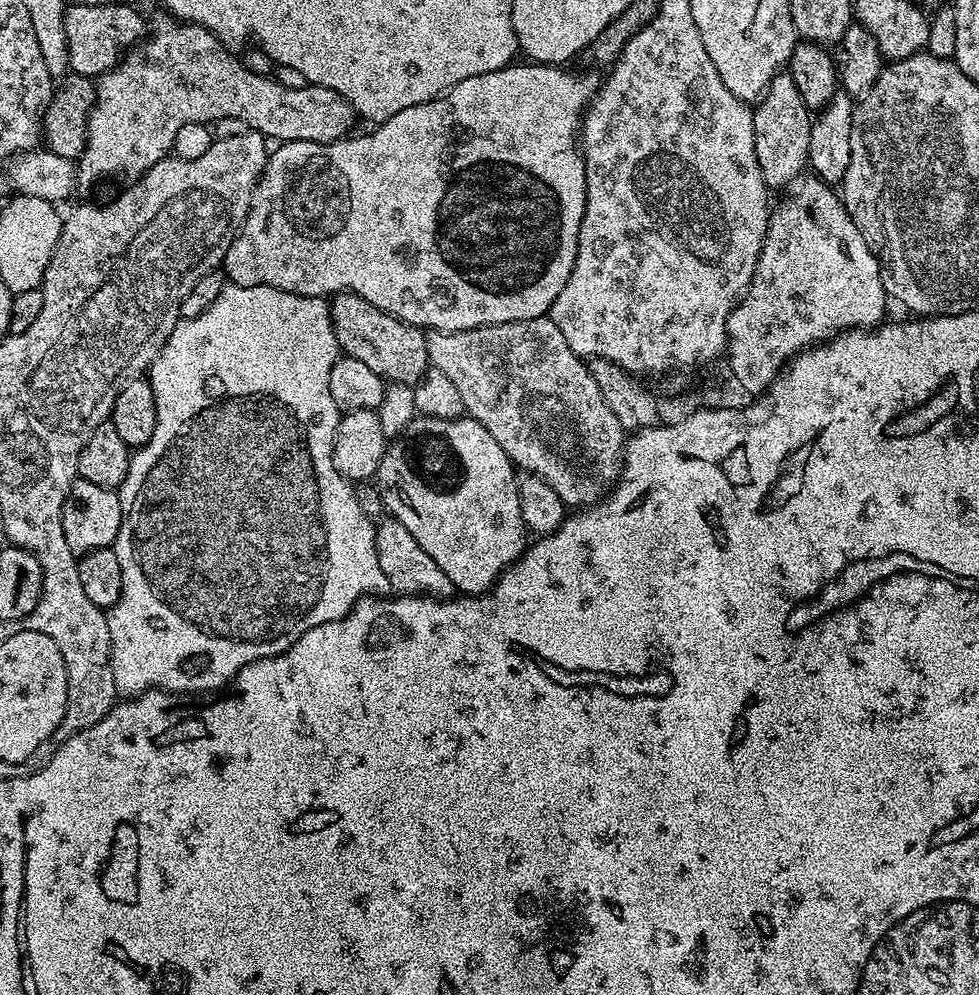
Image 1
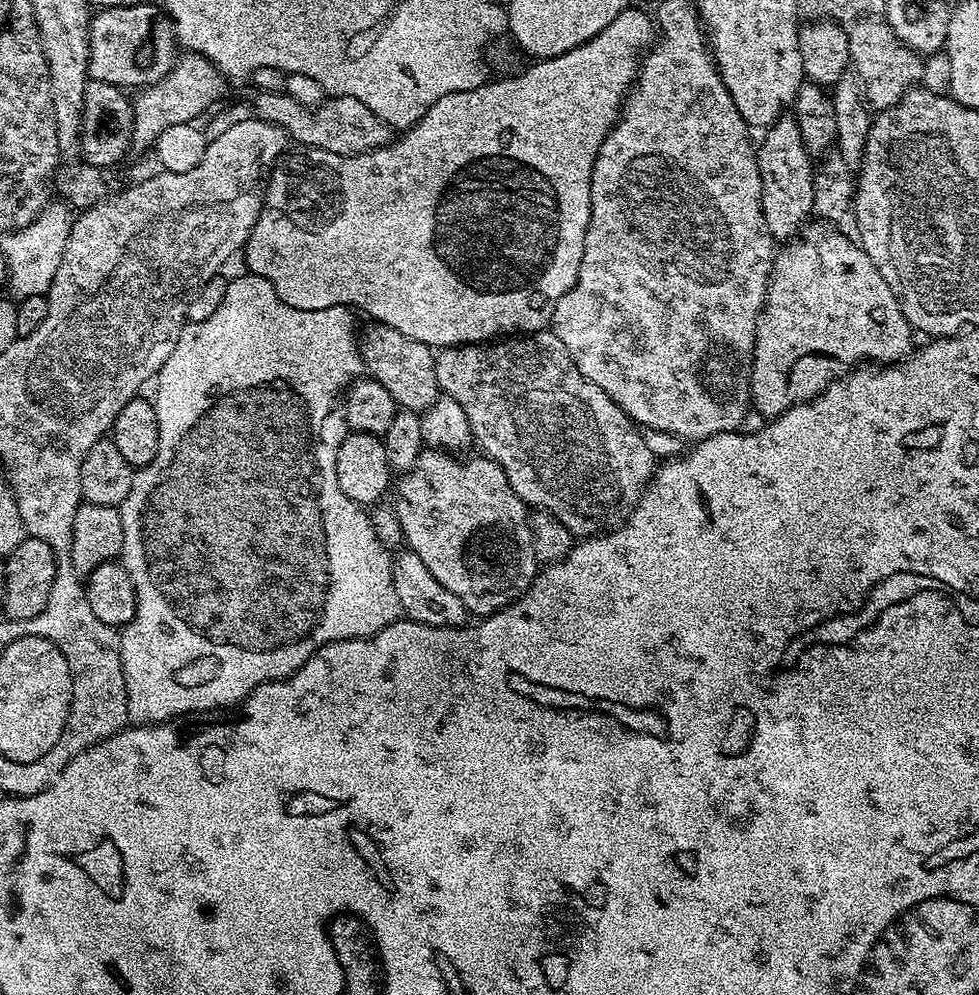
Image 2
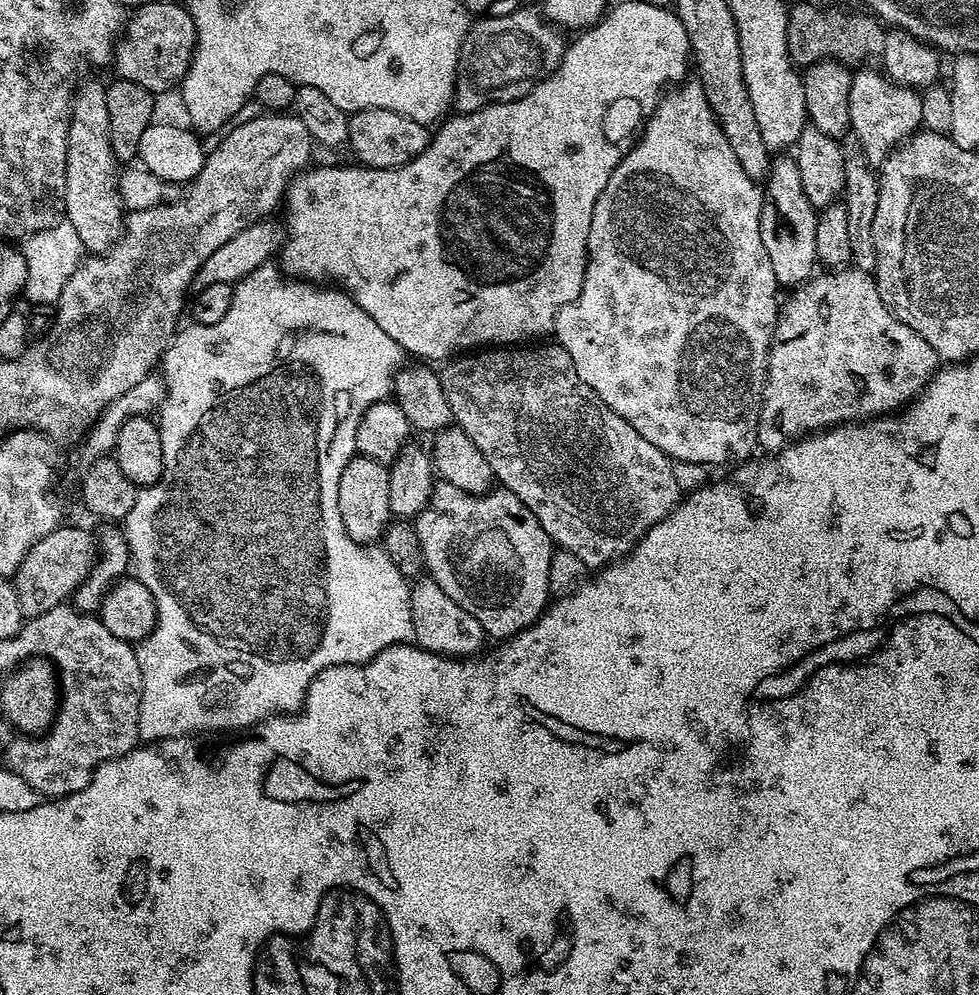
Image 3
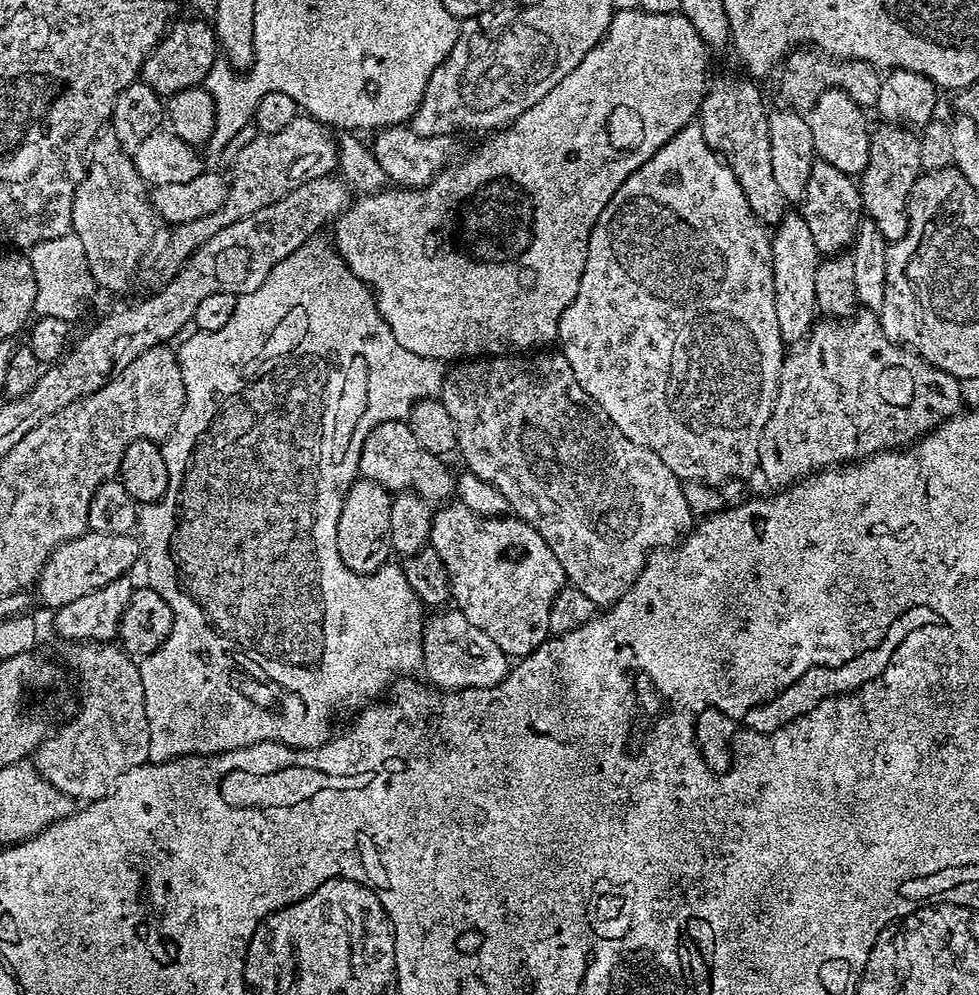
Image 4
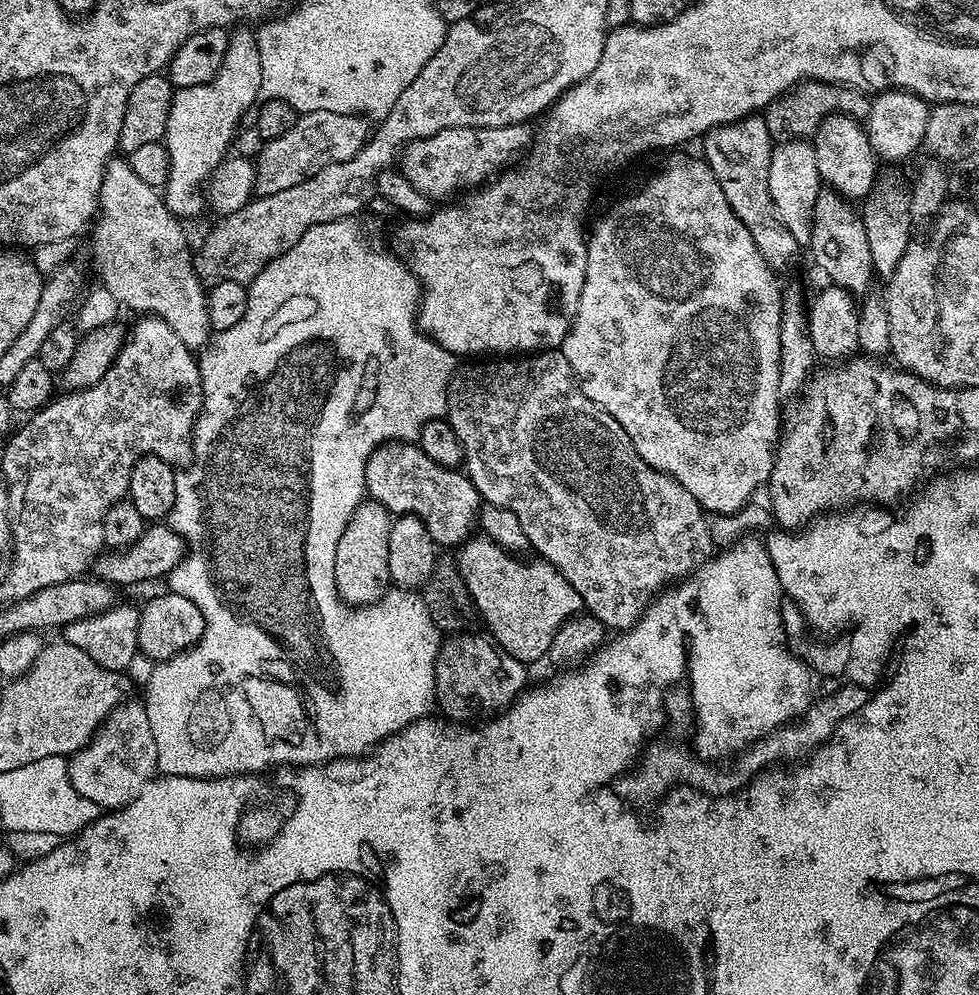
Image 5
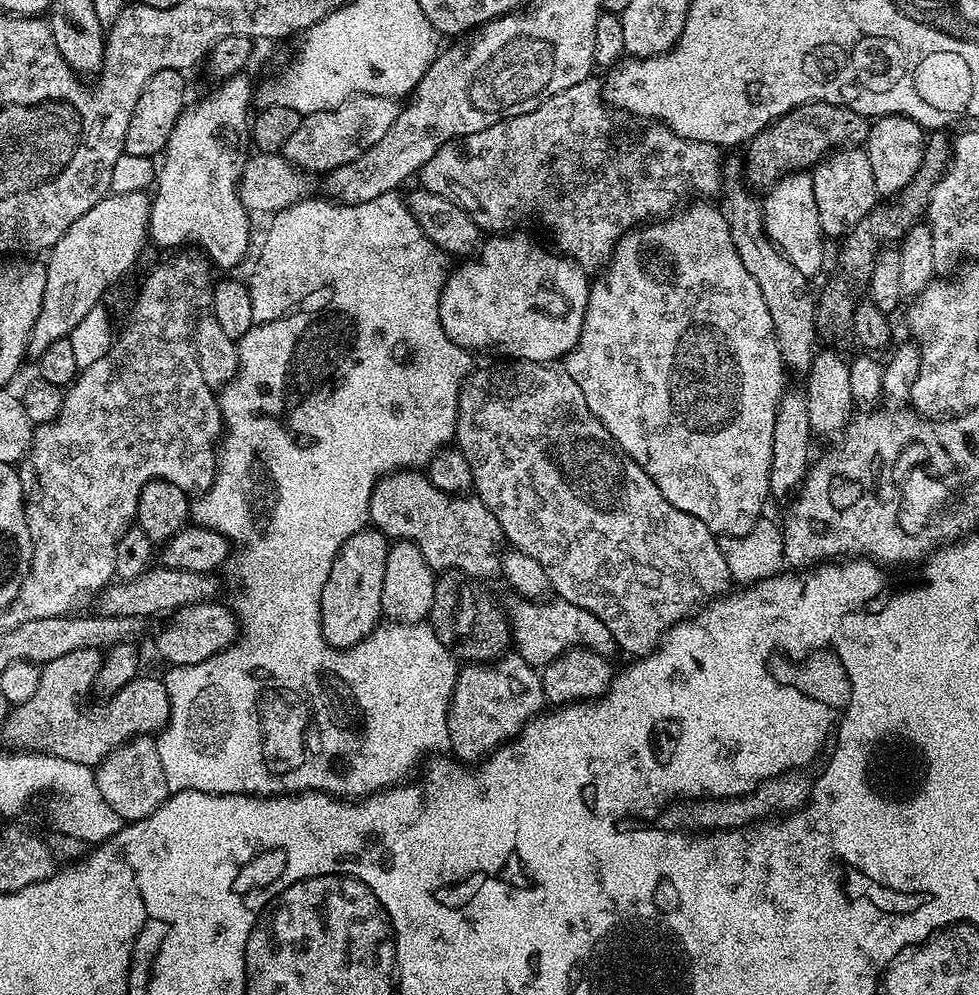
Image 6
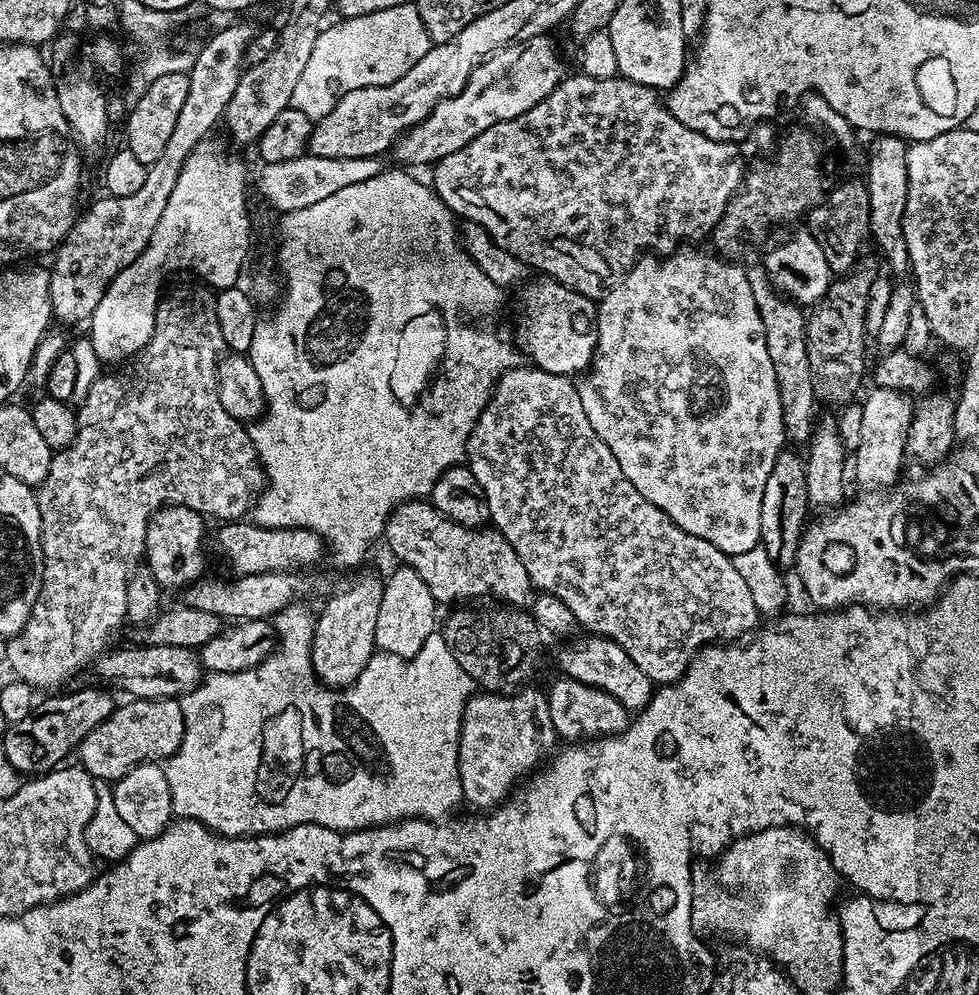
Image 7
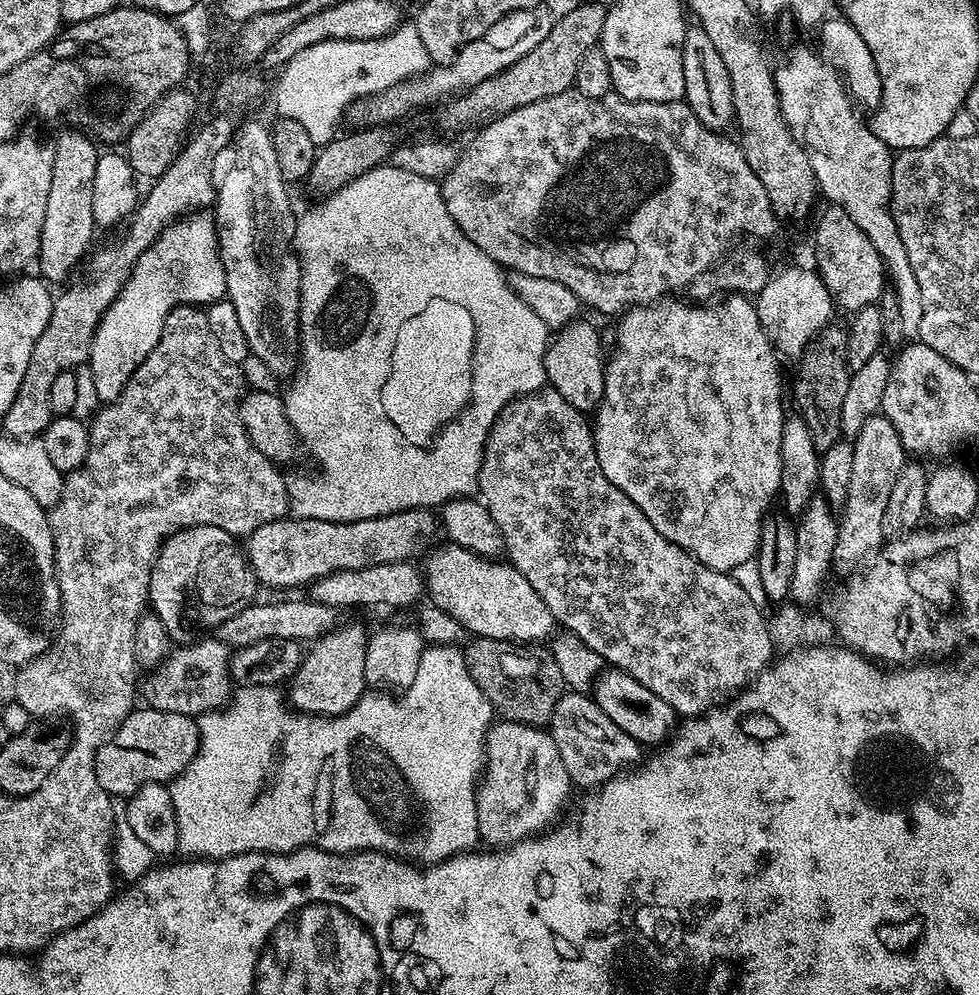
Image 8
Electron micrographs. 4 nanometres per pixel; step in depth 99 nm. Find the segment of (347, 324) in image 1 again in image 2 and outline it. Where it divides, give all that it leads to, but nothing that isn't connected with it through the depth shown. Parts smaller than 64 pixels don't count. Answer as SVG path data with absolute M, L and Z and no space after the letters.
M368 322L365 325L359 333L358 343L367 375L386 386L401 409L416 413L426 411L441 395L436 377L436 352L427 344L406 338L406 334L398 334L398 330L385 324Z

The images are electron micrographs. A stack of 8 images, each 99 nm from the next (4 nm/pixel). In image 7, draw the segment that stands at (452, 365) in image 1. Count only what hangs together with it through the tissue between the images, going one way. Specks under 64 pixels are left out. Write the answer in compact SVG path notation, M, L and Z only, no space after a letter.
M521 366L502 372L495 387L491 389L488 405L472 424L466 466L474 474L474 478L478 478L482 494L486 494L486 506L491 523L496 531L508 539L510 546L514 546L514 554L522 558L522 566L526 566L526 574L533 585L540 592L549 592L550 595L566 602L566 606L570 606L570 614L574 614L581 629L618 642L618 646L622 646L622 650L626 650L626 654L634 658L634 663L642 669L642 674L646 674L646 678L652 680L653 685L675 684L682 678L682 674L688 669L688 663L701 648L717 642L739 641L757 627L758 611L754 597L750 594L745 580L734 570L732 557L718 550L718 546L710 546L706 538L686 534L686 530L679 528L665 512L658 510L654 502L646 502L646 498L642 498L634 482L630 482L630 478L622 474L622 466L618 466L618 458L610 454L610 446L606 446L606 442L602 442L602 438L594 434L590 418L586 418L586 410L582 410L582 398L578 394L573 377L550 374L535 366Z

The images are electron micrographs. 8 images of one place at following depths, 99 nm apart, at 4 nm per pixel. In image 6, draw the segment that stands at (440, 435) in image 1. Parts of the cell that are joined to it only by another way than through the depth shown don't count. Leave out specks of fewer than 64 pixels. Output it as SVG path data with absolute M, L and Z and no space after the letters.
M512 598L506 604L506 615L512 629L515 655L522 657L537 670L554 662L571 648L591 648L605 658L611 657L611 652L617 651L616 639L610 634L610 630L606 630L602 618L590 614L590 610L582 610L582 606L574 606L559 598L548 598L543 602Z

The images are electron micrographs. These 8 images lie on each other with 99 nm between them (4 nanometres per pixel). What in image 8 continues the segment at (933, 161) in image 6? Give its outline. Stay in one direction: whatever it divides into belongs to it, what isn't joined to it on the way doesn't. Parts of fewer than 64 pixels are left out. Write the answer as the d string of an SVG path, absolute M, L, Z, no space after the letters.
M829 326L820 331L820 335L808 345L799 361L800 373L796 376L795 411L806 422L810 438L814 438L816 451L824 453L841 439L842 404L845 401L851 375L846 358L847 331L843 327Z

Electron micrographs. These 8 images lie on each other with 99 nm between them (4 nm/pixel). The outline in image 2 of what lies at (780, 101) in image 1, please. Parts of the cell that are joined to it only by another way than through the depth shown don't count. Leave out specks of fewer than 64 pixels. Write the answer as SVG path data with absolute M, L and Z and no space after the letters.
M795 117L779 118L763 136L756 148L756 161L762 181L763 220L775 241L786 242L801 231L802 222L813 213L814 162L802 145Z

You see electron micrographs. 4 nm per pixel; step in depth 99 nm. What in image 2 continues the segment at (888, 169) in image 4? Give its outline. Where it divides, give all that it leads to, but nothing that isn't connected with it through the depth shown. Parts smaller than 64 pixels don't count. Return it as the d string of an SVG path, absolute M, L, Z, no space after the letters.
M873 14L851 21L848 28L850 68L860 82L864 99L873 109L894 106L912 88L920 84L924 60L910 50L896 35L887 19Z

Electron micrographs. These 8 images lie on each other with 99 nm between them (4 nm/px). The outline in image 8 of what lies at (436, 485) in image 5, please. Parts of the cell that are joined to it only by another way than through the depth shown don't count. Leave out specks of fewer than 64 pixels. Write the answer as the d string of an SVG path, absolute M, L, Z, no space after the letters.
M451 542L434 548L423 557L422 563L427 599L446 610L450 618L458 618L465 633L518 644L540 644L557 635L556 615L511 562L479 556Z

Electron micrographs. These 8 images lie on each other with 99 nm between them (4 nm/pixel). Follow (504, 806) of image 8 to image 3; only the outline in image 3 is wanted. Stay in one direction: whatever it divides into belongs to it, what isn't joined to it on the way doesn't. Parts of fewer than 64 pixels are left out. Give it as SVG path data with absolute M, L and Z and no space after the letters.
M427 574L413 579L410 587L410 614L414 622L414 640L419 647L453 658L468 658L481 651L480 643L486 640L486 633L474 614L466 614L466 610L462 610L462 606L458 606Z

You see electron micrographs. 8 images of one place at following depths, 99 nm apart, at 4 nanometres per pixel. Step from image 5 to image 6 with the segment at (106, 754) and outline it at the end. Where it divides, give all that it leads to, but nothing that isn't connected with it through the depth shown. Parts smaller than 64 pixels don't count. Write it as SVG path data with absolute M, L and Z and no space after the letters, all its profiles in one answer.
M151 735L135 736L109 753L95 769L98 790L102 798L114 808L124 822L141 820L162 802L170 793L166 782L166 770L162 770L162 758L158 758L155 739Z

